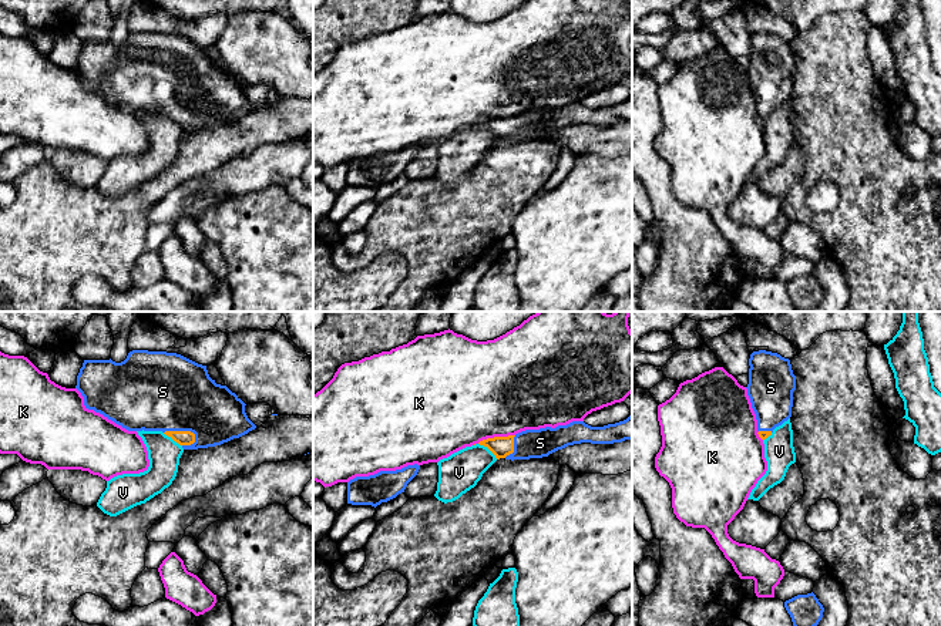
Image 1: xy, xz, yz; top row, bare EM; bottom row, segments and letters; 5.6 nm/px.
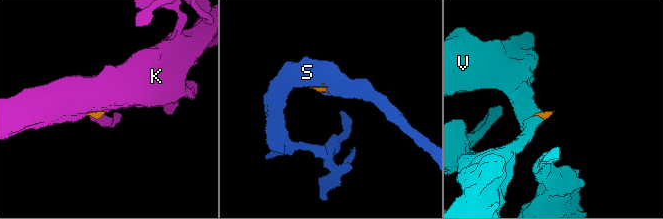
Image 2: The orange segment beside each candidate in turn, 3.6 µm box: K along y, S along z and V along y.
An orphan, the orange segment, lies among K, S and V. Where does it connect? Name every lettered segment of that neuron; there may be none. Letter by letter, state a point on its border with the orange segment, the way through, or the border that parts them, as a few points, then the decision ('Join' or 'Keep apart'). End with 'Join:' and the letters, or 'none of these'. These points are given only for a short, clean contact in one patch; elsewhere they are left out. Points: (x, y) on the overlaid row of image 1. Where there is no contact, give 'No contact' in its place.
K: Touches orange at xz (496, 437). Boundary: xz (514, 434), (483, 438), (477, 443). Keep apart
S: Touches orange at xy (182, 431). Path across: xy (181, 437), (182, 431), (182, 410), (164, 391). Join
V: Touches orange at xz (489, 448). Boundary: xz (479, 443), (497, 458). Keep apart
Join: S

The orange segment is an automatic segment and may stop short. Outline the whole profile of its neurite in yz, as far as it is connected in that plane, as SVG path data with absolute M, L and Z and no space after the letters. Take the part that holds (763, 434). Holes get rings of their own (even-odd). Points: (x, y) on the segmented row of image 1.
M759 350L749 359L747 396L757 420L762 440L792 417L796 376L789 359Z

